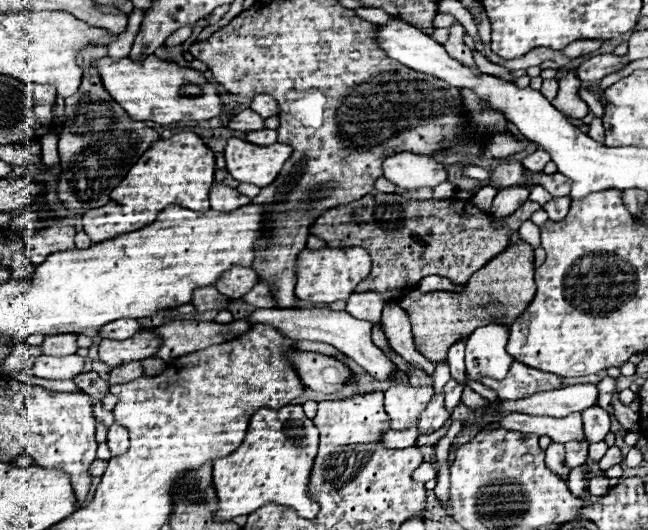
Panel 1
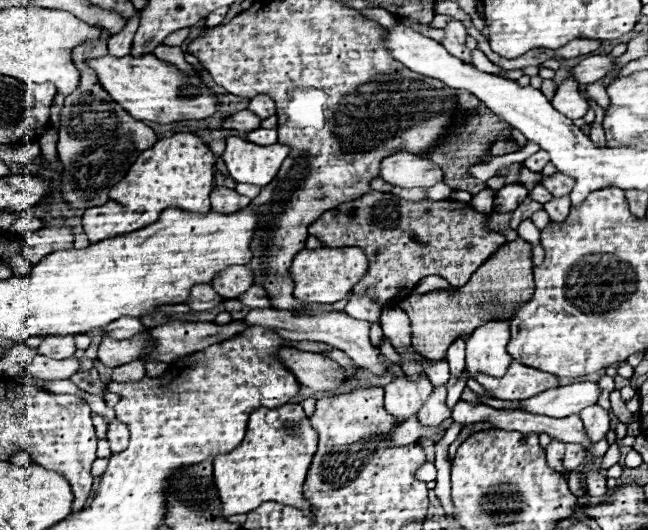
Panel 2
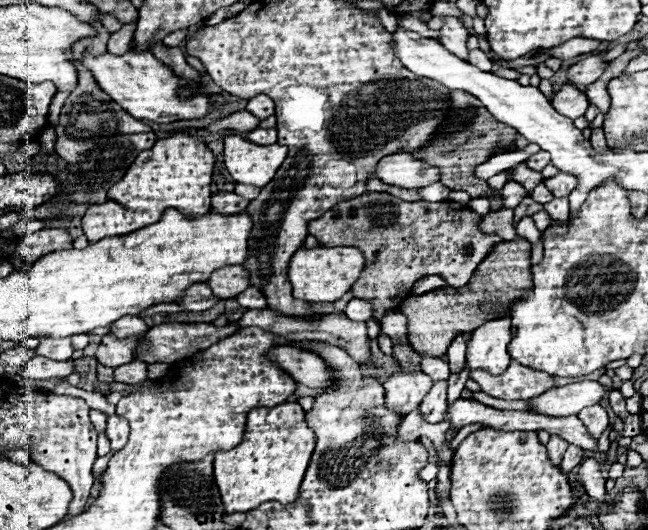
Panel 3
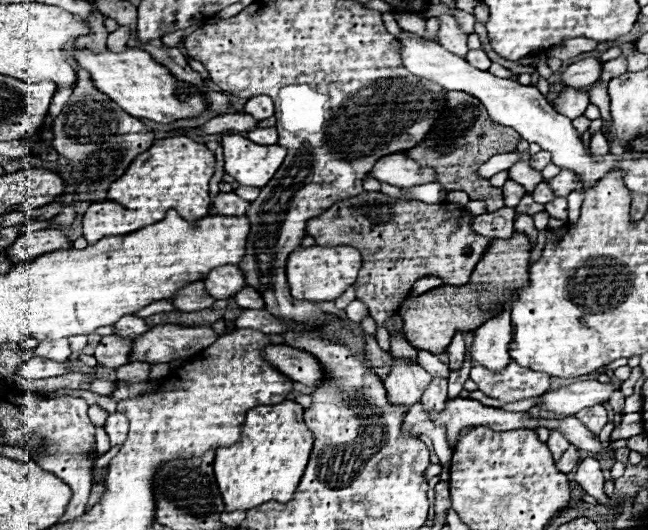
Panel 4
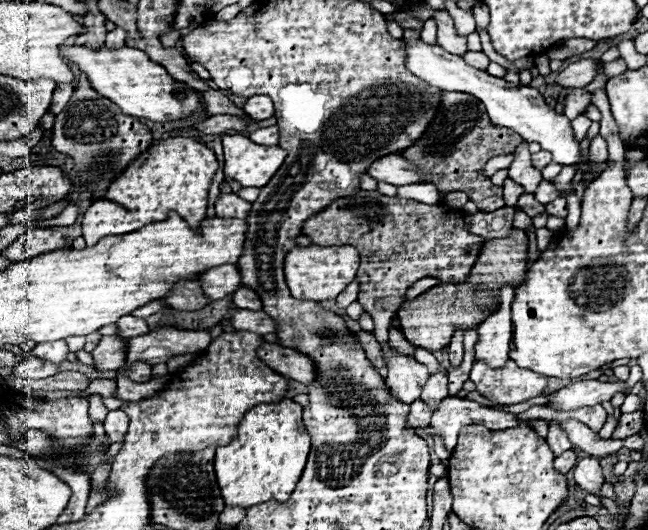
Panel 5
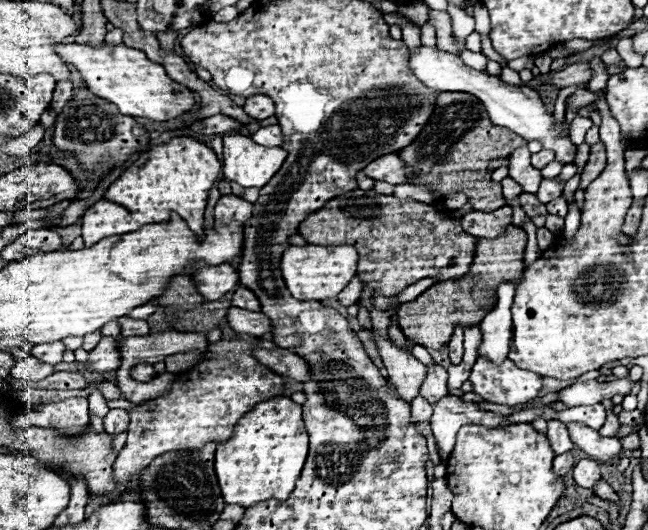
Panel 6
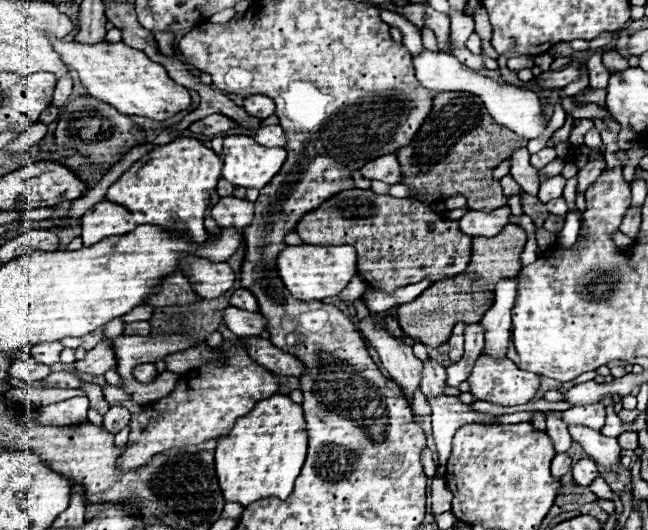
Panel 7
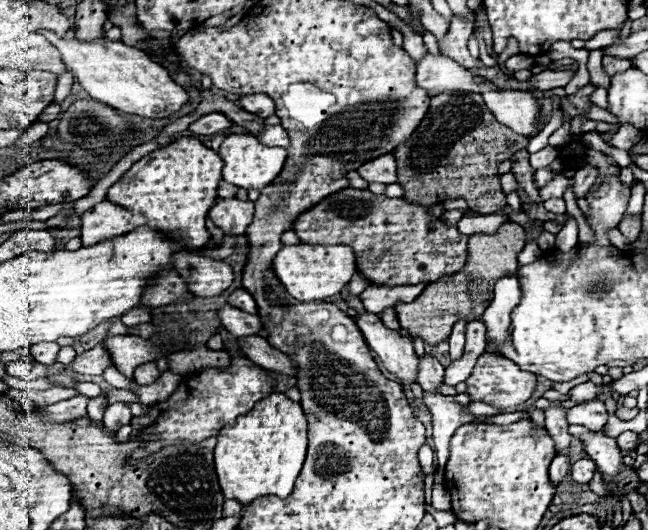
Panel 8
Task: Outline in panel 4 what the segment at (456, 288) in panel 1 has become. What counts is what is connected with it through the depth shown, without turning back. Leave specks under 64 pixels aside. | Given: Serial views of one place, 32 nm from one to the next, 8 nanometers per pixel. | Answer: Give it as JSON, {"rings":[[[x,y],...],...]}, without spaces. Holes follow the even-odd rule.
{"rings":[[[430,276],[430,278],[422,278],[422,280],[418,280],[418,282],[412,286],[410,296],[420,296],[420,294],[424,294],[424,292],[428,292],[428,290],[438,288],[438,286],[444,286],[444,282],[438,280],[438,278],[434,278],[434,276]]]}

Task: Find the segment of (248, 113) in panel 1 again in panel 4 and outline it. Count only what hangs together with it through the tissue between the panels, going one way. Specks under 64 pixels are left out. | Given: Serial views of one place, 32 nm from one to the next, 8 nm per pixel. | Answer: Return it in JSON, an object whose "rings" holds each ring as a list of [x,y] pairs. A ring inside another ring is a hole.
{"rings":[[[240,112],[240,114],[224,114],[224,116],[218,116],[218,118],[212,118],[200,130],[204,130],[206,134],[218,134],[218,132],[226,132],[226,130],[246,132],[246,130],[254,128],[256,124],[258,124],[258,120],[254,120],[246,112]]]}

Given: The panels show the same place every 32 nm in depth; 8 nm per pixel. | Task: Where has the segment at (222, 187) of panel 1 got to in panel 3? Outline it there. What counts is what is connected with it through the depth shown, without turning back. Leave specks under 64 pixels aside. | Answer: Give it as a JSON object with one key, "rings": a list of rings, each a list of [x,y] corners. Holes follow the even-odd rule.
{"rings":[[[218,190],[216,194],[212,194],[212,208],[218,214],[240,214],[246,210],[248,204],[250,204],[250,200],[238,196],[236,192]]]}

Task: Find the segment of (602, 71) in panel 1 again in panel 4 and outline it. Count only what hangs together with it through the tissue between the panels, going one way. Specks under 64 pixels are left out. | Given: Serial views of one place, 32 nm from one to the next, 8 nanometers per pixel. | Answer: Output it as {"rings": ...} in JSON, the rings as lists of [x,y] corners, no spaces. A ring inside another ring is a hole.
{"rings":[[[586,58],[576,64],[570,64],[564,72],[562,84],[572,88],[586,88],[594,84],[602,74],[602,60],[600,58]]]}

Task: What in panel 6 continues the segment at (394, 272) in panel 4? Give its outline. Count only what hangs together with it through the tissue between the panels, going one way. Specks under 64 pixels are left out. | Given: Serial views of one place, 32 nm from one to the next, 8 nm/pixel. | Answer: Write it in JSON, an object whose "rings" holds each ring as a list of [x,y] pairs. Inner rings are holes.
{"rings":[[[354,190],[330,200],[322,210],[310,214],[300,224],[298,232],[310,244],[318,246],[356,246],[360,254],[358,278],[364,286],[358,302],[368,308],[374,332],[378,332],[378,336],[388,334],[390,320],[400,302],[394,300],[386,310],[376,310],[372,304],[376,294],[396,298],[404,288],[422,278],[436,278],[440,282],[460,280],[474,262],[478,240],[476,236],[462,230],[460,218],[454,218],[450,210],[416,200],[382,196],[374,190]]]}

